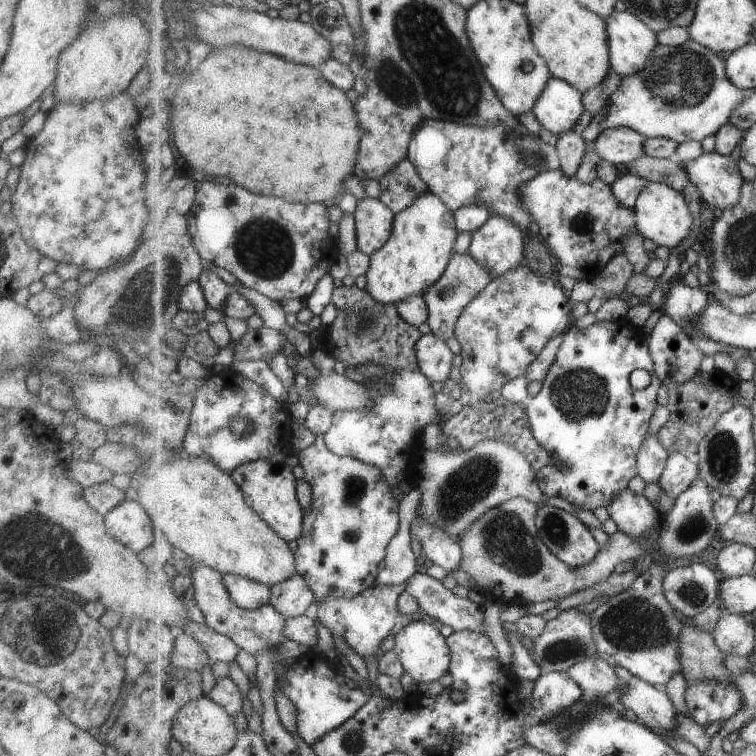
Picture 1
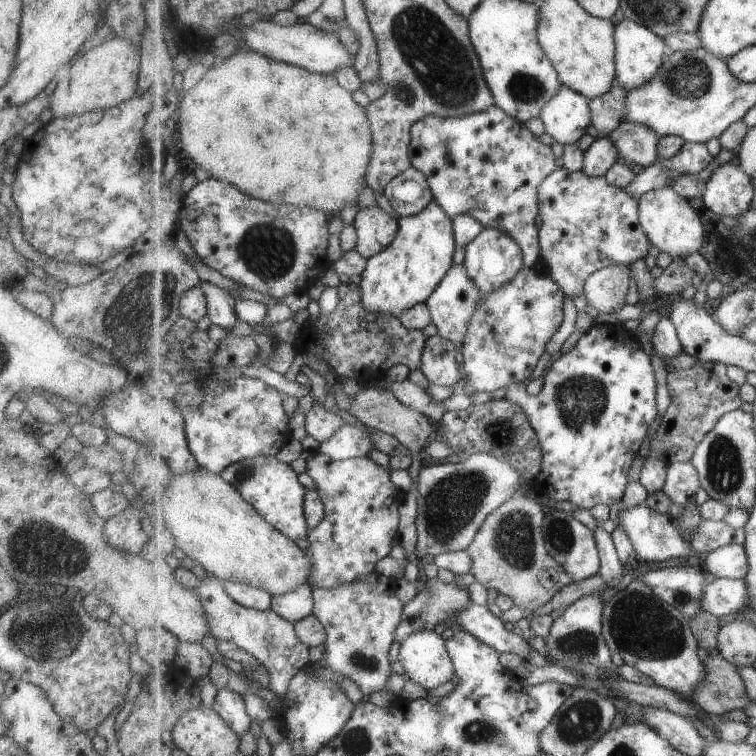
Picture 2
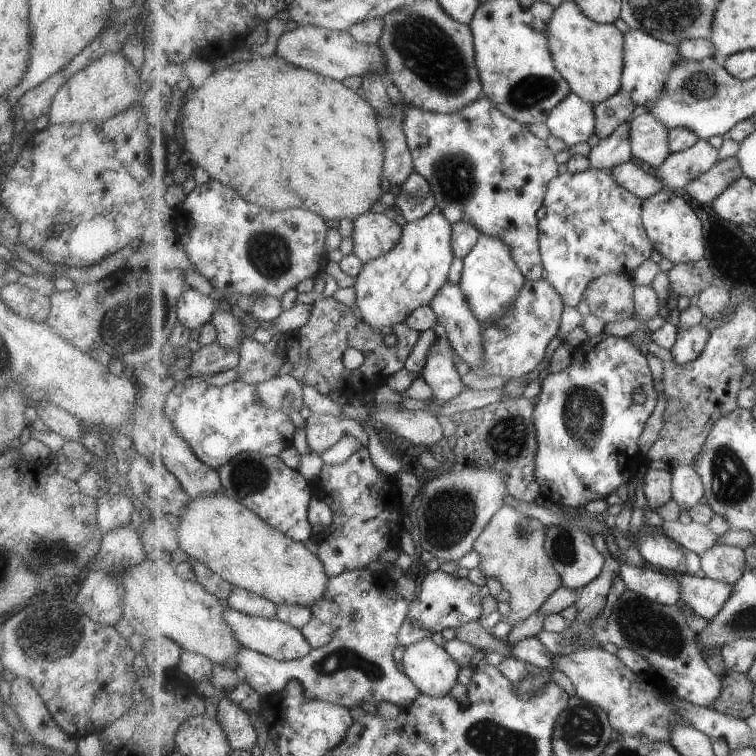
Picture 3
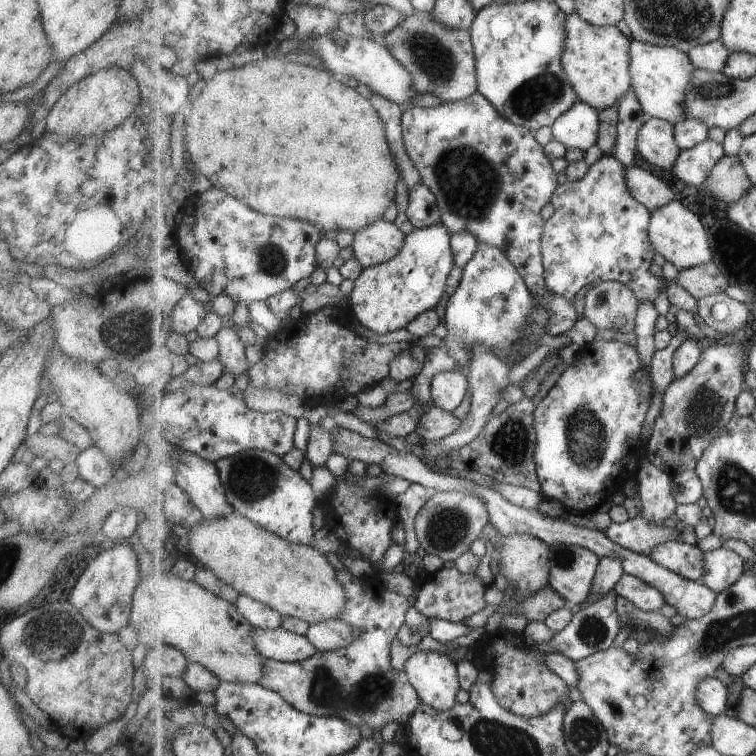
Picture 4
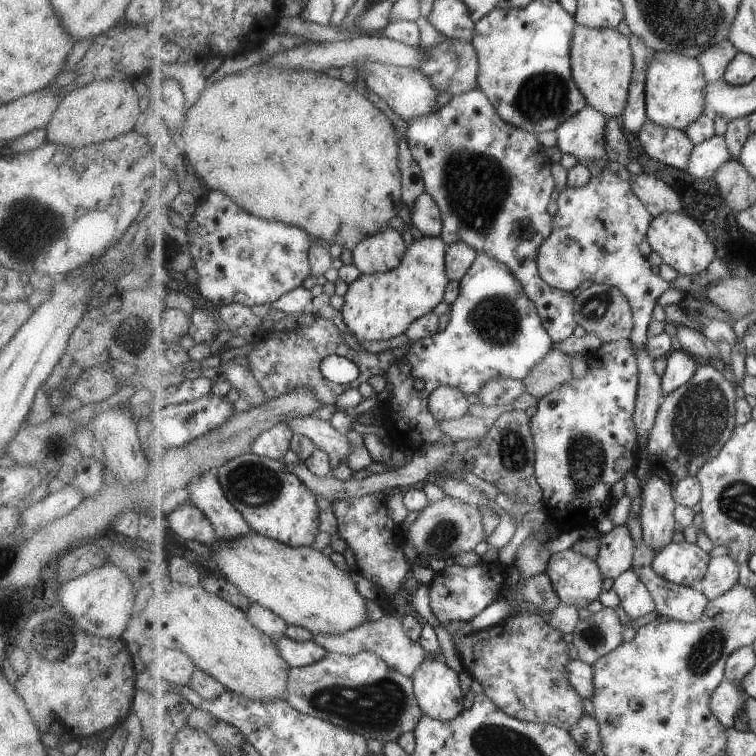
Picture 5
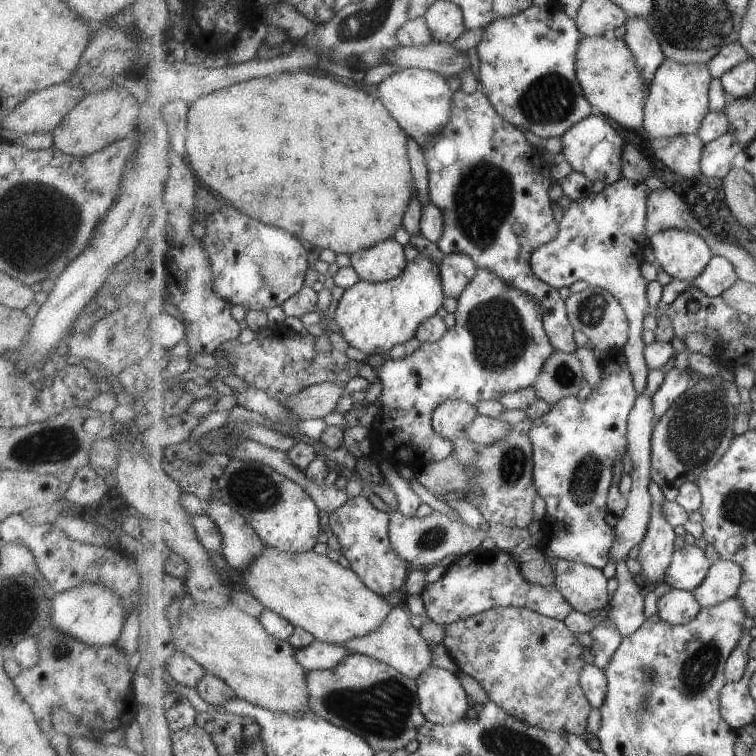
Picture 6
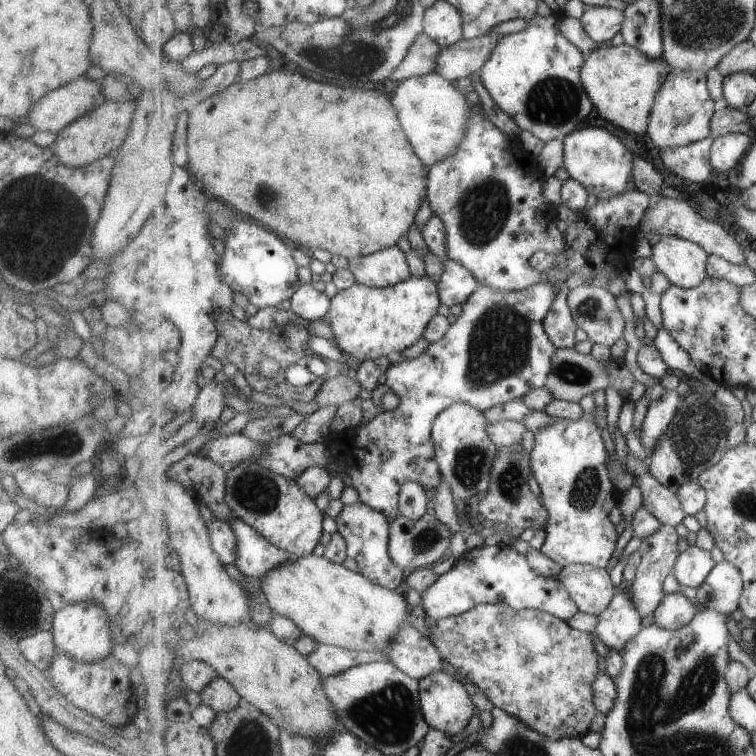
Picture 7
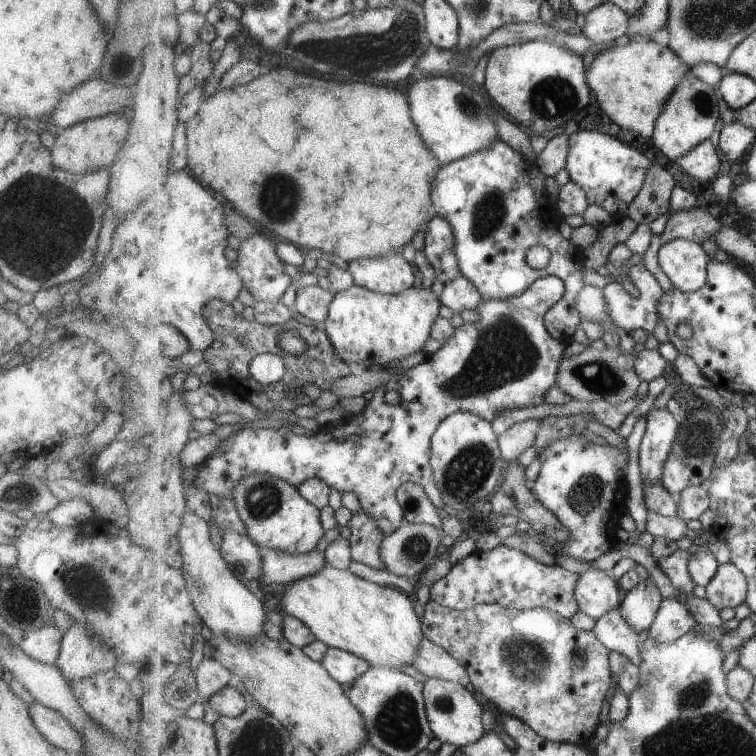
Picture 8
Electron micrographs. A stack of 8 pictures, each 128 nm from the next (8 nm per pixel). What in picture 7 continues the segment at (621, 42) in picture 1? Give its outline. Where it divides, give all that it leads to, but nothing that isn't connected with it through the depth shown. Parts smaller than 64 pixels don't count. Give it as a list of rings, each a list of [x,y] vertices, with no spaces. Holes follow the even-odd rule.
[[[674,70],[665,78],[664,85],[657,94],[649,117],[648,136],[659,150],[693,144],[712,136],[712,120],[716,112],[715,99],[709,90],[707,73]]]

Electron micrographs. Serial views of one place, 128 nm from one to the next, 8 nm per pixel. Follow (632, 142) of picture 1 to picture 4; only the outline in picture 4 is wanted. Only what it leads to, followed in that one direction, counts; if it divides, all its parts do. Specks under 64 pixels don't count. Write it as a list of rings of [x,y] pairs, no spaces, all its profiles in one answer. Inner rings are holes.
[[[648,117],[639,133],[638,152],[651,164],[672,169],[683,152],[677,142],[676,126],[668,120]]]

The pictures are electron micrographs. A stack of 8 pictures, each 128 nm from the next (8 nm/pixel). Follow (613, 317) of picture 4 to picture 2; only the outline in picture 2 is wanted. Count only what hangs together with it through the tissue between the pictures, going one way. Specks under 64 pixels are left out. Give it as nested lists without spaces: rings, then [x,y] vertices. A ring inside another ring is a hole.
[[[616,264],[598,270],[588,278],[584,296],[589,306],[598,312],[614,313],[627,305],[627,290],[632,280],[630,265]]]

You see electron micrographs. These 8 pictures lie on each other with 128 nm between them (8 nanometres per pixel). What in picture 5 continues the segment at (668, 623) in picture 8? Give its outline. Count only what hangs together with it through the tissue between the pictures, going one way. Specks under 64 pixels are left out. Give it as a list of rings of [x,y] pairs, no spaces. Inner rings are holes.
[[[633,565],[632,569],[640,575],[645,586],[648,586],[659,615],[679,622],[693,622],[703,616],[710,601],[703,592],[695,590],[694,587],[687,588],[667,582],[652,566]]]

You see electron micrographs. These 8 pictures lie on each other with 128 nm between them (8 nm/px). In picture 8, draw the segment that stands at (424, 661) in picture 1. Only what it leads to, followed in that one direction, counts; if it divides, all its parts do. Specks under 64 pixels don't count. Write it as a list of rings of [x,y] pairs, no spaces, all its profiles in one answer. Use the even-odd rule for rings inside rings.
[[[430,678],[424,684],[424,698],[433,732],[443,743],[450,743],[457,749],[464,749],[479,742],[486,735],[481,722],[483,708],[465,686],[448,680]]]

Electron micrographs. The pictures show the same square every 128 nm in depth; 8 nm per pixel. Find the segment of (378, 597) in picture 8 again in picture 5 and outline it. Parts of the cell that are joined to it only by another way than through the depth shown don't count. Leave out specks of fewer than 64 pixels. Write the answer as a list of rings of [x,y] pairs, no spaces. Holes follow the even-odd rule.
[[[251,529],[249,534],[245,534],[245,538],[237,538],[237,542],[215,542],[211,559],[220,569],[222,576],[238,586],[249,600],[280,614],[291,626],[306,628],[313,634],[347,634],[349,630],[355,630],[369,622],[369,602],[359,594],[351,574],[347,570],[337,568],[329,555],[325,556],[321,549],[293,548]]]

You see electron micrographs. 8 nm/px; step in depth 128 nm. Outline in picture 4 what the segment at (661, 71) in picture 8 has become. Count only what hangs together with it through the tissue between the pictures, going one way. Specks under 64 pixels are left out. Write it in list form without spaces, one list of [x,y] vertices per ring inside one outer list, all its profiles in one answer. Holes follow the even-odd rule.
[[[578,12],[567,15],[565,30],[568,41],[563,57],[564,68],[579,99],[600,112],[613,108],[632,88],[632,39],[616,25],[600,27],[589,24]]]

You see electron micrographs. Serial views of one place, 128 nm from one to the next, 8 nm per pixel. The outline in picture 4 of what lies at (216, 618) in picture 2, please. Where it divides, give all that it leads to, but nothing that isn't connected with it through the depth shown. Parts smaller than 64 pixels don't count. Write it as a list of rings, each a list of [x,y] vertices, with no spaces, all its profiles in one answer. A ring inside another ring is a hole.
[[[285,627],[277,630],[261,630],[255,628],[256,648],[267,659],[294,663],[303,662],[317,654],[318,648],[309,640],[307,635],[293,634],[285,630]]]

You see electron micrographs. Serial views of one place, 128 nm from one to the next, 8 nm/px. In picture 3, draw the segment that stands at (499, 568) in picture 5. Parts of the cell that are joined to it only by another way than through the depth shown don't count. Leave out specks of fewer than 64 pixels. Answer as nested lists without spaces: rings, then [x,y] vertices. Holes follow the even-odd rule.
[[[438,569],[422,577],[422,585],[412,600],[408,619],[413,624],[420,624],[425,630],[441,632],[445,628],[459,628],[467,622],[483,619],[483,606],[481,606],[481,587],[473,584],[467,577],[459,578],[452,573]]]

